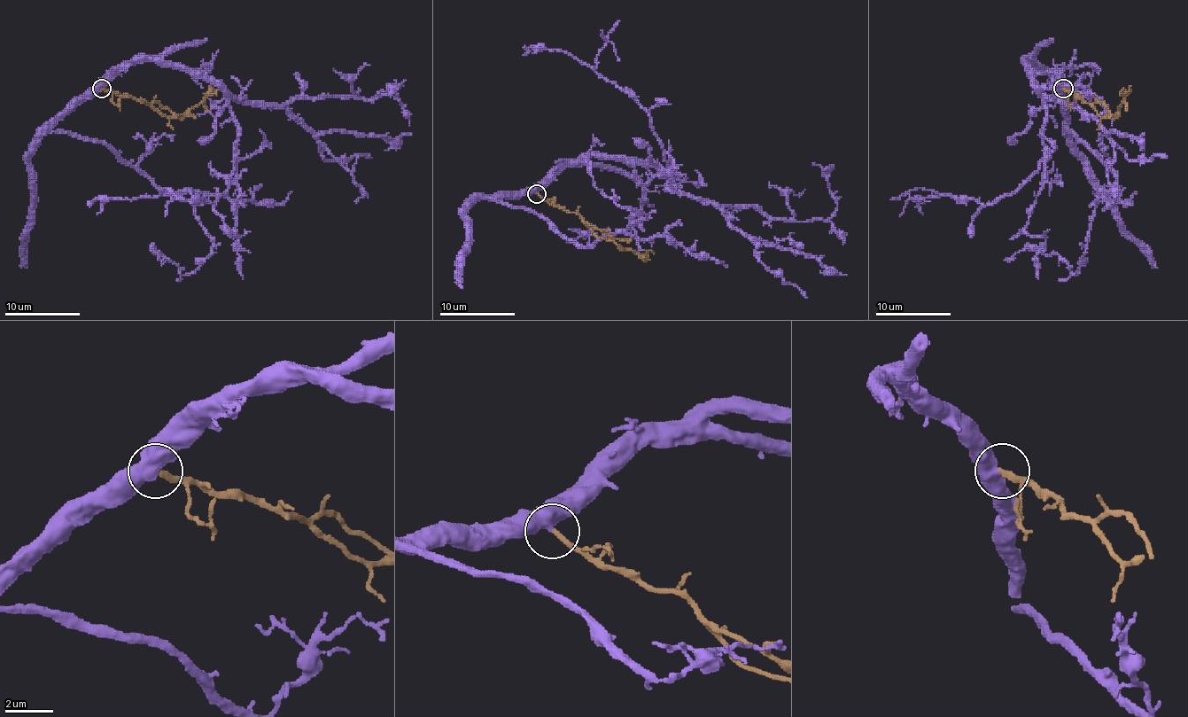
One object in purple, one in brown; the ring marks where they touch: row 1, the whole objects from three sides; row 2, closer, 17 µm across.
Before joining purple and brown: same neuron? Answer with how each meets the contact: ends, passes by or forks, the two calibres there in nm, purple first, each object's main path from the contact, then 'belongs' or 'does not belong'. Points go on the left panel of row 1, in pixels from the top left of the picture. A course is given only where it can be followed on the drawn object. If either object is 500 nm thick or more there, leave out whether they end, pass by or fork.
purple passes by | brown ends | 440/240 nm | purple via (101, 88), (150, 59), (203, 73), (224, 93), (237, 128), (235, 169), (213, 205), (156, 196), (89, 206) | brown via (101, 88), (141, 99), (169, 116), (180, 116), (218, 89) | belongs

